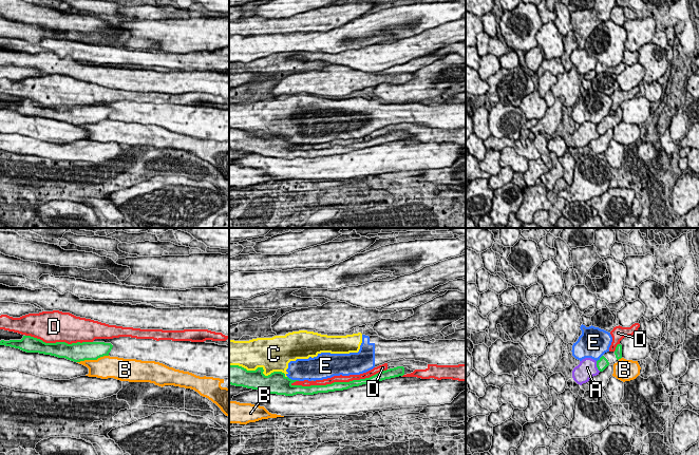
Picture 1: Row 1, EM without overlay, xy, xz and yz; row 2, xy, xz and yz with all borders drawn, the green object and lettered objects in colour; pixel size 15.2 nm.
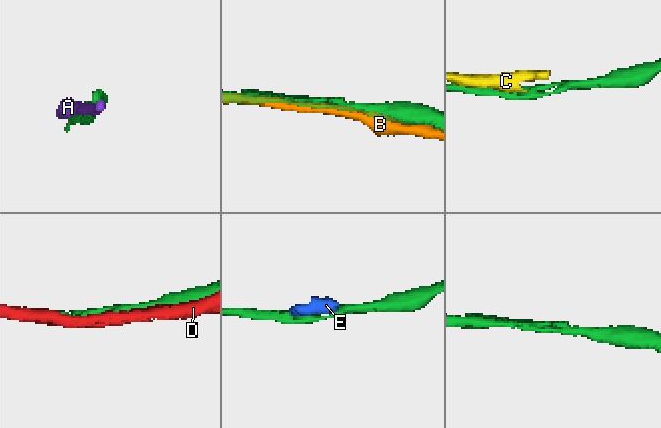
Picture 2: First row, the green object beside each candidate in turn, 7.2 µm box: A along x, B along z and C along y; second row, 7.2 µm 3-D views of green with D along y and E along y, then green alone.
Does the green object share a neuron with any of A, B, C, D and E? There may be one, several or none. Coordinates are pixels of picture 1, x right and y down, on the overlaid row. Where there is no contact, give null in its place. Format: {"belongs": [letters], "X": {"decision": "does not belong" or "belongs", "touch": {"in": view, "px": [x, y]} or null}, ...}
{"belongs": [], "A": {"decision": "does not belong", "touch": {"in": "yz", "px": [597, 366]}}, "B": {"decision": "does not belong", "touch": {"in": "xy", "px": [92, 359]}}, "C": {"decision": "does not belong", "touch": {"in": "xz", "px": [260, 367]}}, "D": {"decision": "does not belong", "touch": {"in": "xz", "px": [338, 382]}}, "E": {"decision": "does not belong", "touch": {"in": "xz", "px": [294, 380]}}}

